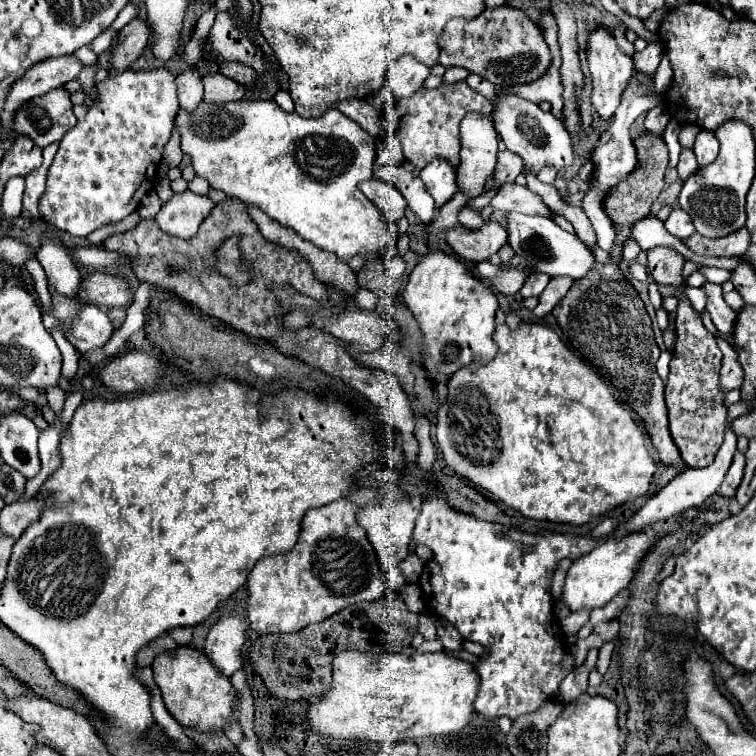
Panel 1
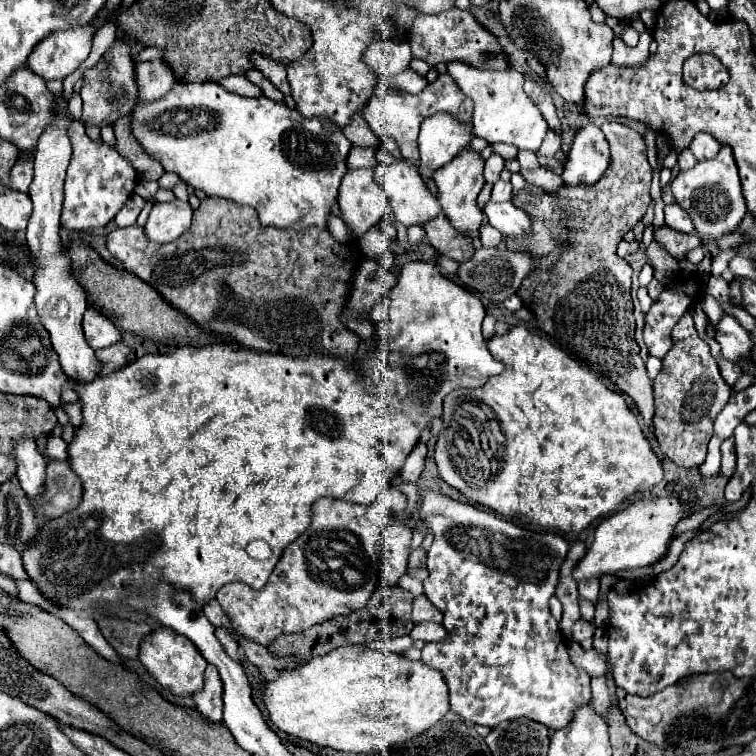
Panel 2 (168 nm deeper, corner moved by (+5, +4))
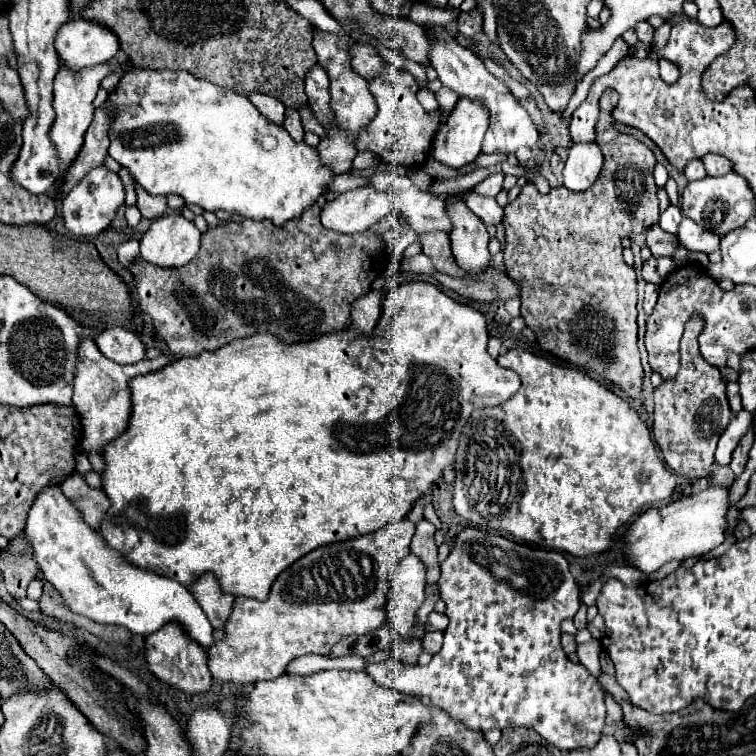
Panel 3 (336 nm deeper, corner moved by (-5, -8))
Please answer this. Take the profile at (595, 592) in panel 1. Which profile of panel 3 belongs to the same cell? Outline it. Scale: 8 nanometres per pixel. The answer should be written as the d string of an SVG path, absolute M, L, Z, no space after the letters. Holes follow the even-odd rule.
M710 486L708 490L702 490L700 494L692 494L692 496L684 496L674 500L672 504L664 506L664 512L660 508L648 508L644 510L632 524L630 528L624 532L622 536L622 544L624 544L624 558L626 564L640 570L642 574L652 574L656 570L660 570L664 564L672 562L672 560L686 560L690 556L704 556L710 550L714 550L716 546L720 546L724 542L724 532L726 532L726 508L728 508L728 490L724 488L716 488Z

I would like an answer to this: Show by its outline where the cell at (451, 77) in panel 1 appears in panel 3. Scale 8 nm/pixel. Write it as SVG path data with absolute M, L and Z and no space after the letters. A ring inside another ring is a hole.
M440 88L440 90L436 92L436 100L440 102L442 110L444 110L446 116L448 116L448 112L450 112L450 110L456 106L456 102L458 102L458 94L448 88Z

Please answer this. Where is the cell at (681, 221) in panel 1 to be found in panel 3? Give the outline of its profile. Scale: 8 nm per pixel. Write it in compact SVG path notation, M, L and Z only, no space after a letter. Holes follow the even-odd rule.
M688 216L682 218L680 226L678 226L678 240L686 250L696 250L696 252L714 252L718 250L720 238L714 236L712 232L704 230L702 226L698 226L694 220L690 220Z

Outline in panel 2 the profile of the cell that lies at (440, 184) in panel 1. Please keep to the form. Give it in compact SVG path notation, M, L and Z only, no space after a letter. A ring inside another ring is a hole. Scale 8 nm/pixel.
M434 114L422 122L420 144L420 174L432 176L432 172L456 158L472 140L472 126L458 120L452 114Z

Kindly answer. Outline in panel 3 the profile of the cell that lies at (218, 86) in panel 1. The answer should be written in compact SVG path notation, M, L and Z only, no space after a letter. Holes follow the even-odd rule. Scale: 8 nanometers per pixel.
M252 92L248 98L256 104L256 108L258 108L268 120L282 124L282 120L284 120L284 106L282 106L282 102L274 100L274 98L270 98L270 96L264 96L264 94L260 94L260 92Z

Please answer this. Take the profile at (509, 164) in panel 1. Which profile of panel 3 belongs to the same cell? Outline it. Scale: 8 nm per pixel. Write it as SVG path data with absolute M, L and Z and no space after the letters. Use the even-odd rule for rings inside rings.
M502 172L490 174L486 180L482 180L480 184L474 186L474 192L482 194L482 196L496 196L502 190L502 182L504 182L504 174Z

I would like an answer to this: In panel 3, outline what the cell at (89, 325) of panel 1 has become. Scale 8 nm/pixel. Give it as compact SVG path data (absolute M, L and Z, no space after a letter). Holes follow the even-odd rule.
M118 326L106 328L102 334L94 338L94 342L106 358L118 364L140 362L144 360L144 354L146 354L146 348L140 342L140 338L134 332L126 328L118 328Z

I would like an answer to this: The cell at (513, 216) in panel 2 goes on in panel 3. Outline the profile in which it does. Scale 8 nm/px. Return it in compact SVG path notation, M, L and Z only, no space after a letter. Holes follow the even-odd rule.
M466 192L466 196L460 194L460 198L466 200L466 204L470 206L470 210L484 222L484 224L492 224L498 226L504 222L504 208L488 196L478 196L476 192Z

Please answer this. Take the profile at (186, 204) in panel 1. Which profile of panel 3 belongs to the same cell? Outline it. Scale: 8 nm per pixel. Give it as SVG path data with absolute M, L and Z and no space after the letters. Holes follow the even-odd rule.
M182 214L160 216L140 238L140 256L162 268L188 264L200 248L200 230Z

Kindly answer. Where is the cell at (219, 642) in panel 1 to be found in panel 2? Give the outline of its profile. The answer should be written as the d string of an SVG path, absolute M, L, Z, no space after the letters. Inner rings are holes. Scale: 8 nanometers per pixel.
M208 664L204 688L202 692L192 694L192 700L202 716L206 716L212 722L222 722L222 682L216 672L218 670Z

